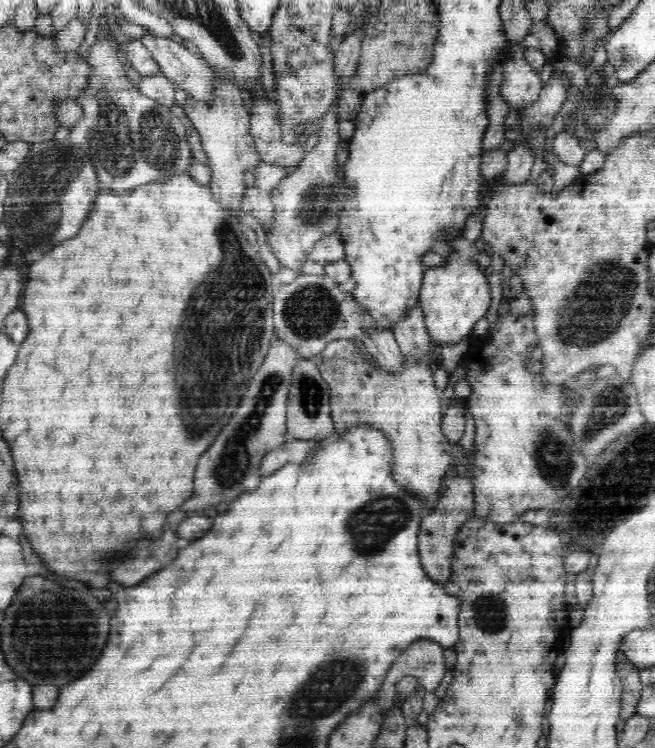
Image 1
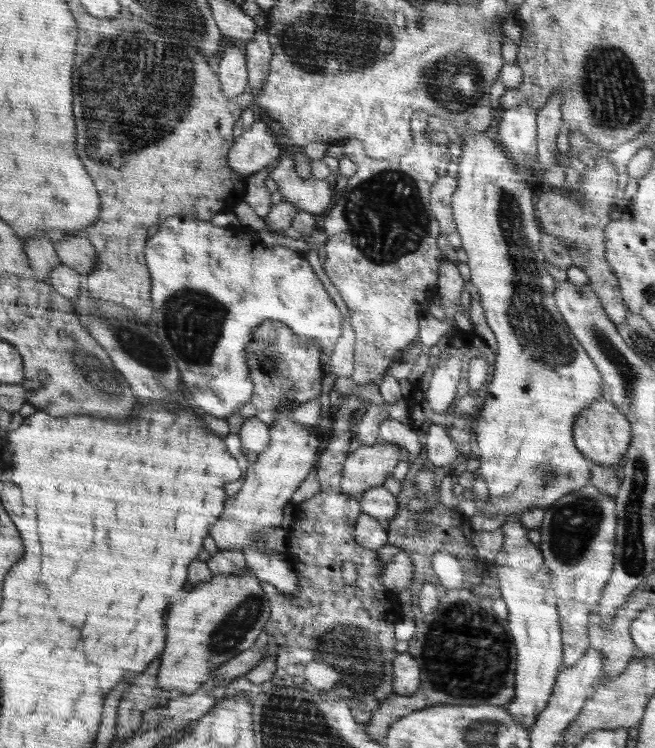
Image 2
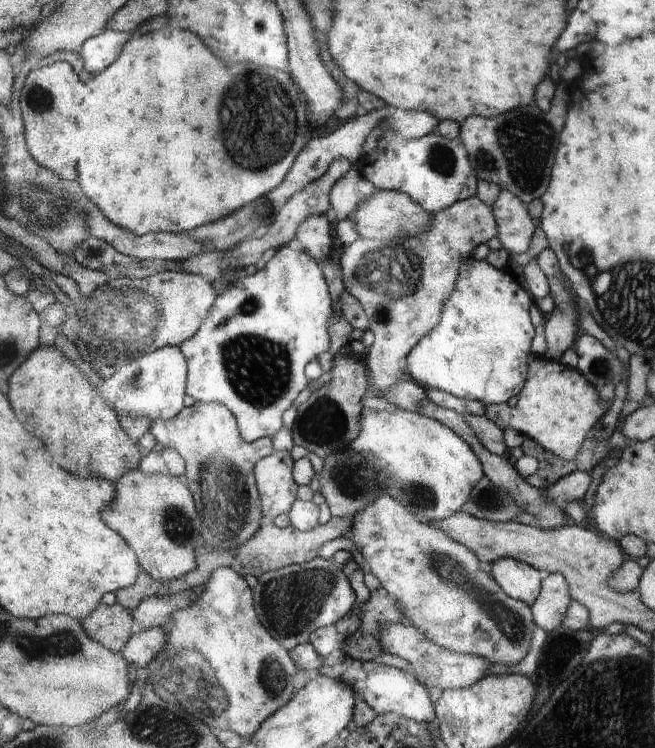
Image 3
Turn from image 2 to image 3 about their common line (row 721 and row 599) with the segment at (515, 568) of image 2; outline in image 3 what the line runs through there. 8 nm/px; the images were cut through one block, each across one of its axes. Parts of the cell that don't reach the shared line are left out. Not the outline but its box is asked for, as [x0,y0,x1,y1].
[489,558,540,605]

